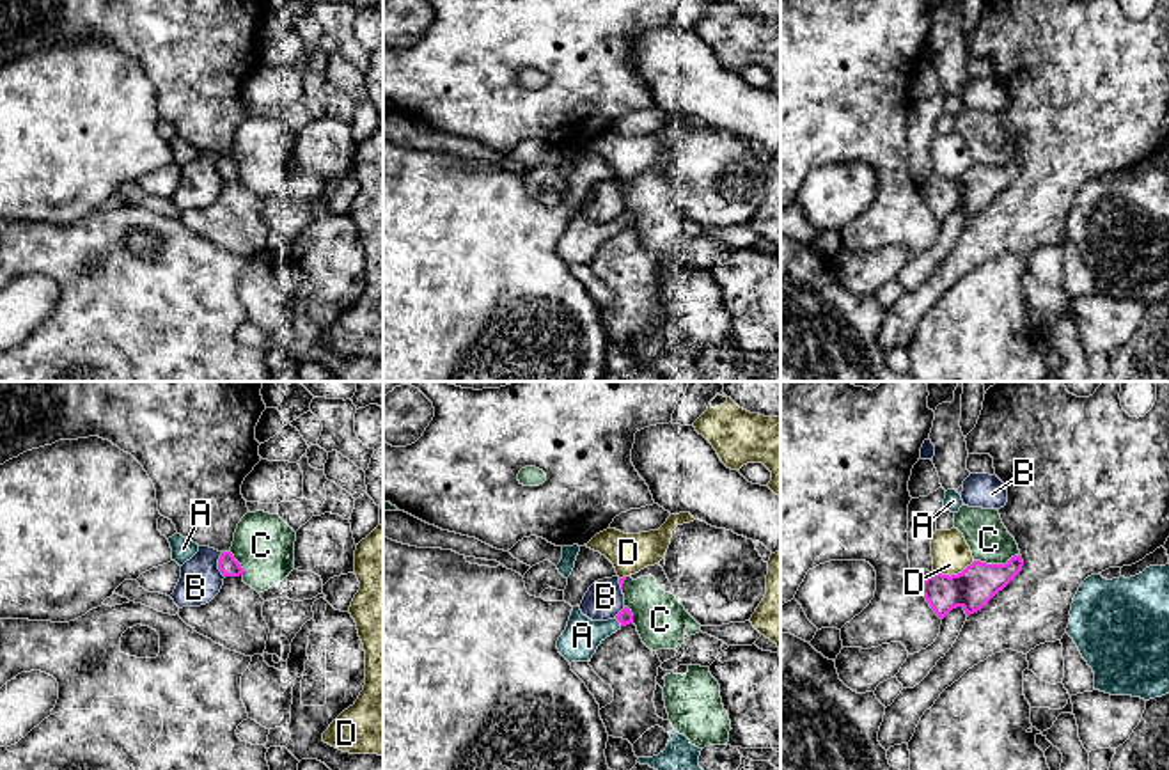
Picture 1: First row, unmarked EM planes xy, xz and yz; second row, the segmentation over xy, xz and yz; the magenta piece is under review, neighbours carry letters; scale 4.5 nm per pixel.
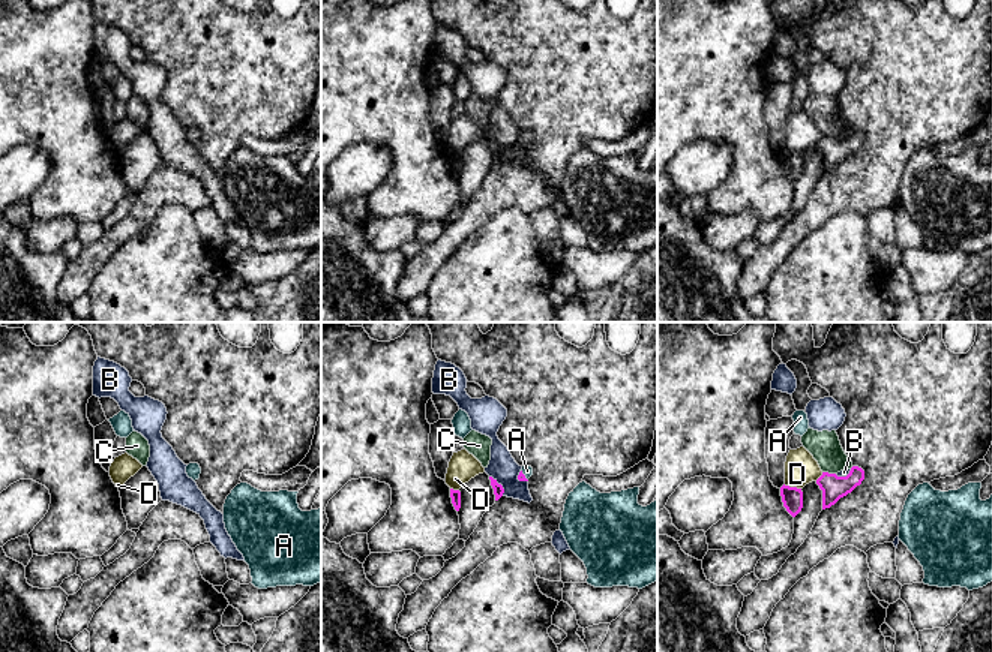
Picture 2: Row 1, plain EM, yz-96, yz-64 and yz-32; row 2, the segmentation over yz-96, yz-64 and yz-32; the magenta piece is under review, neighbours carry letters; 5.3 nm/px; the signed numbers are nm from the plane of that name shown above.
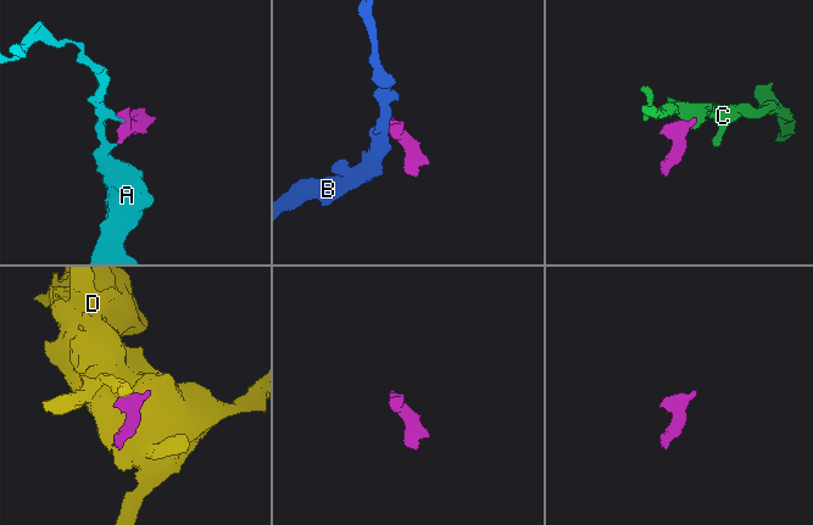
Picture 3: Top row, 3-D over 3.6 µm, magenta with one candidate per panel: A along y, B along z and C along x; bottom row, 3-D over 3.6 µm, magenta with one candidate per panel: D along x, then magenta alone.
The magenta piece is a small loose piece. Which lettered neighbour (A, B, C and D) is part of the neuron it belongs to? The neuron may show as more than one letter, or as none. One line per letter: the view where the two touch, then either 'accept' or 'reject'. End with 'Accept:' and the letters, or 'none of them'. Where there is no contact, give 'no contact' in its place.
A: contact in xz; accept
B: contact in xy; reject
C: contact in yz; reject
D: contact in yz; reject
Accept: A

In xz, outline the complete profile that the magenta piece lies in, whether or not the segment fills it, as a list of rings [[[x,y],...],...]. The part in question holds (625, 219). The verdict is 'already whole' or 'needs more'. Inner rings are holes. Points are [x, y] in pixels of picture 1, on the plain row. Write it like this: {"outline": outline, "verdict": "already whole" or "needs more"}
{"outline": [[[573,209],[566,232],[557,243],[559,255],[571,264],[591,264],[598,248],[621,232],[633,225],[633,216],[624,209],[614,222],[592,224],[582,216],[580,209]]], "verdict": "needs more"}

